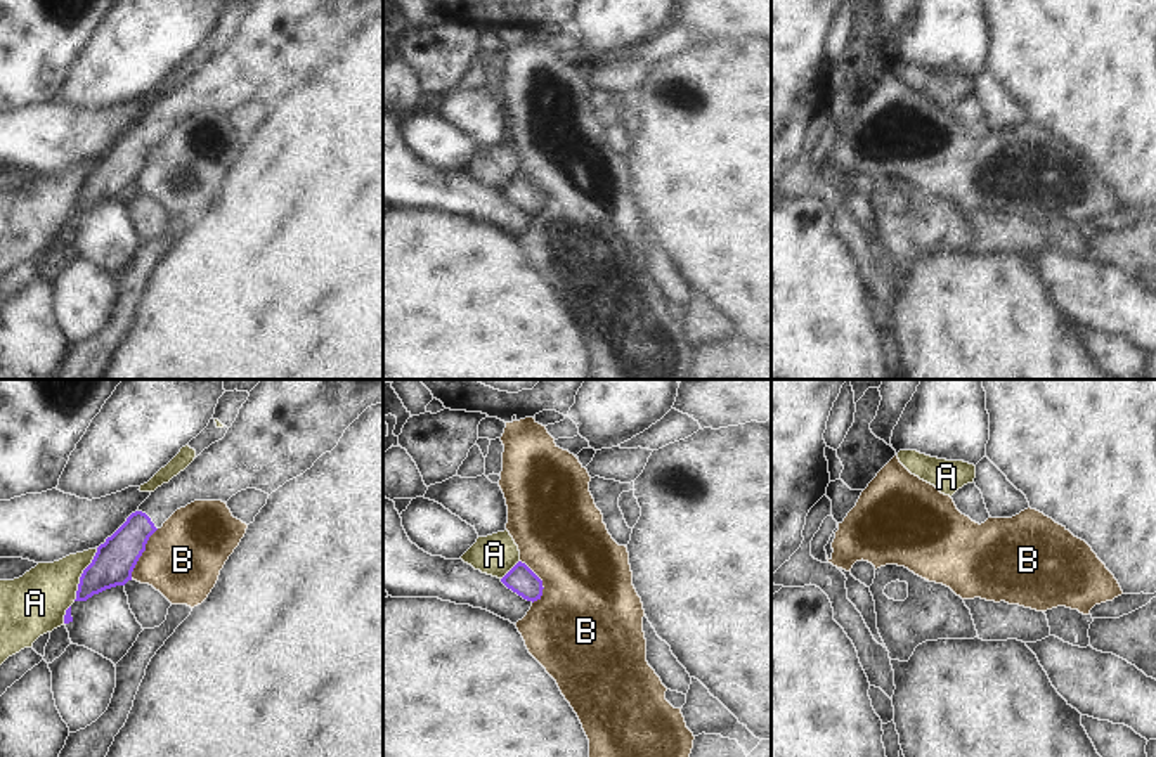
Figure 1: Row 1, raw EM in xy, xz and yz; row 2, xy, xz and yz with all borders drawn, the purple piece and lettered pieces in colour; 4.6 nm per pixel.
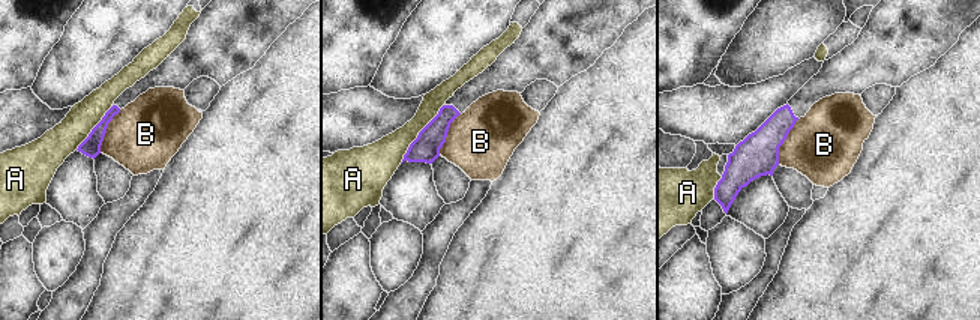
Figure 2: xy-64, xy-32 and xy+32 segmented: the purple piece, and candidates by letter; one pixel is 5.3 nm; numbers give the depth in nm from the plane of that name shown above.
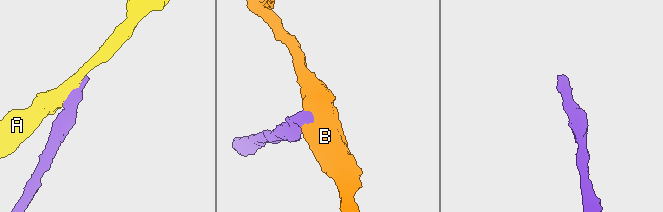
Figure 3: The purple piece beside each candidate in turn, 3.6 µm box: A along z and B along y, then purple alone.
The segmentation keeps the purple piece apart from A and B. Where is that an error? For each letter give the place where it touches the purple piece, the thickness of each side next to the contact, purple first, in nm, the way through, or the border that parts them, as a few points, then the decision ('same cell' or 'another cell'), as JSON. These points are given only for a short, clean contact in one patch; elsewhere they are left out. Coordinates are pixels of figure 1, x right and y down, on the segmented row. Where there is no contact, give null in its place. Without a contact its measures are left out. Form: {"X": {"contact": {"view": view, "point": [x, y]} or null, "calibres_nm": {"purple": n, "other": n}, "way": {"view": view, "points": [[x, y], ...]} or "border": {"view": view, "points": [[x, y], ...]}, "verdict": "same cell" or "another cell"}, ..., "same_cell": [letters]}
{"A": {"contact": {"view": "xy", "point": [82, 574]}, "calibres_nm": {"purple": 190, "other": 280}, "verdict": "another cell"}, "B": {"contact": {"view": "xy", "point": [142, 551]}, "calibres_nm": {"purple": 190, "other": 360}, "border": {"view": "xy", "points": [[158, 529], [149, 537], [130, 577]]}, "verdict": "another cell"}, "same_cell": []}

